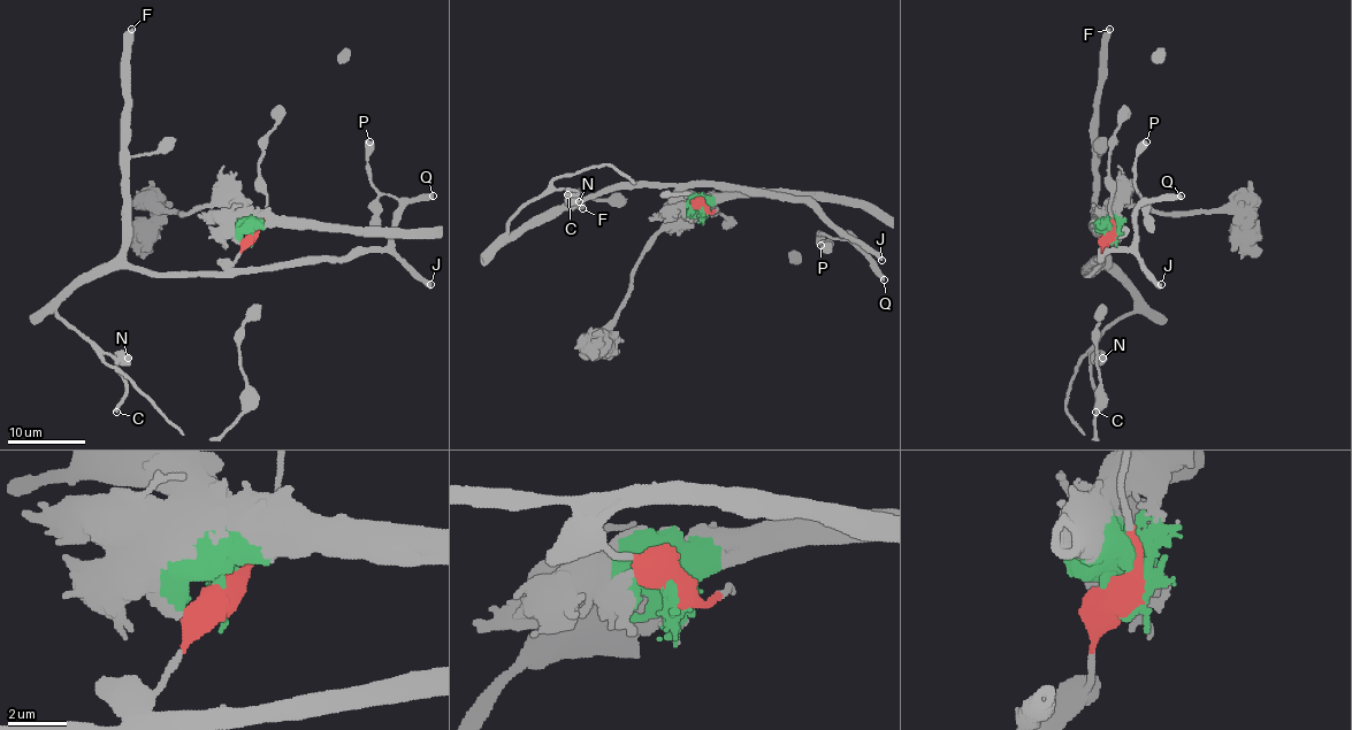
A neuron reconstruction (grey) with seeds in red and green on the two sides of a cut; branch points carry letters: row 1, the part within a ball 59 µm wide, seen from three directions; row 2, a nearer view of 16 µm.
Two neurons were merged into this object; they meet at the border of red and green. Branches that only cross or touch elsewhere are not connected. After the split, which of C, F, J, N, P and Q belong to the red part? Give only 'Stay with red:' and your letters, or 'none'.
Stay with red: C, F, J, N, P, Q

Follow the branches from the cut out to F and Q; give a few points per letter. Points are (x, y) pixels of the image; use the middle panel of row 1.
F: (702, 210), (673, 186), (606, 186), (575, 202), (577, 194), (583, 208)
Q: (702, 210), (687, 200), (682, 192), (688, 186), (797, 197), (853, 239), (884, 281)

